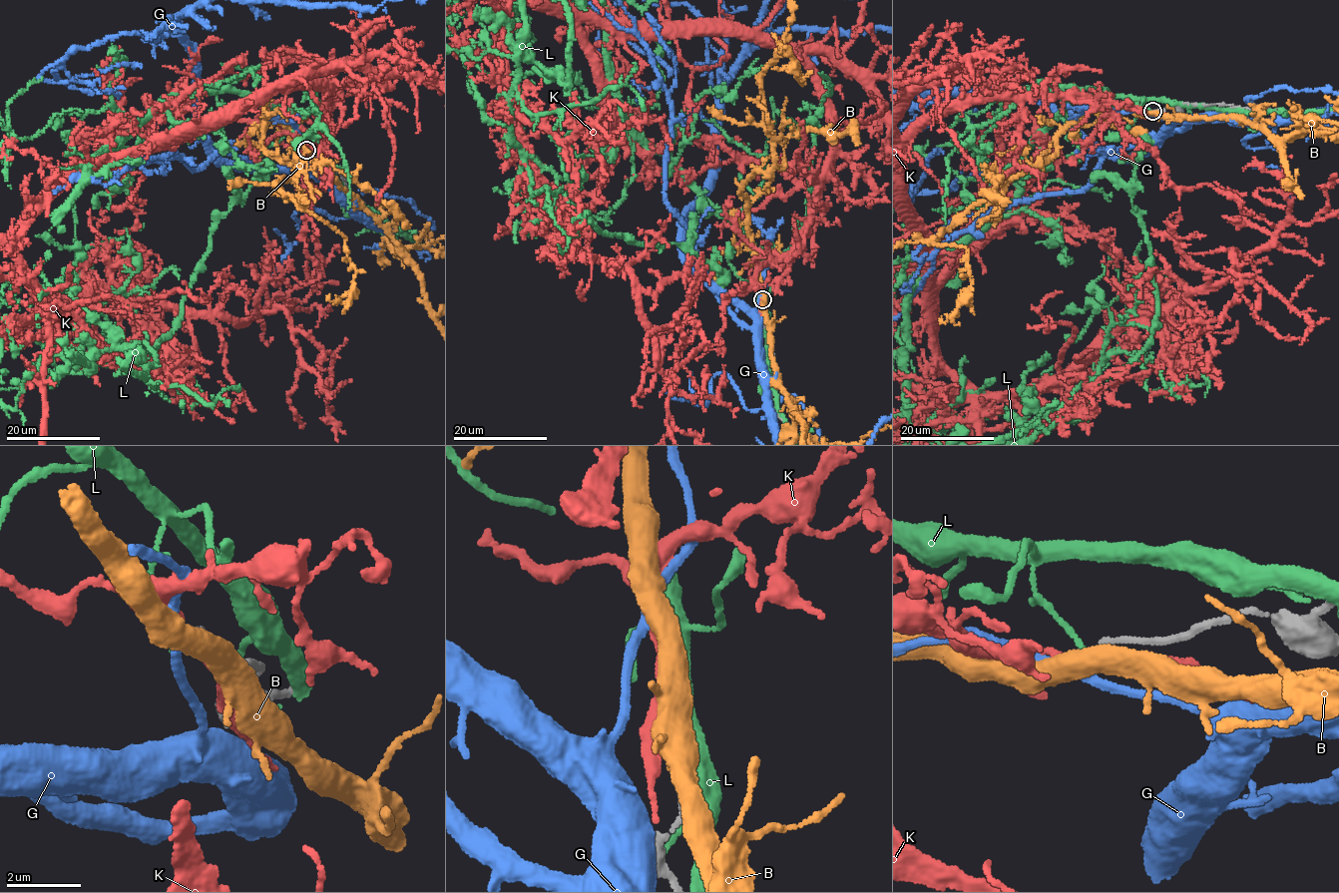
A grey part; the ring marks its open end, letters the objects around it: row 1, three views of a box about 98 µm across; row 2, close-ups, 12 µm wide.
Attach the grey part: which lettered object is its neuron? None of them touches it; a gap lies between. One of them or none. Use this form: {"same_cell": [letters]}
{"same_cell": []}

